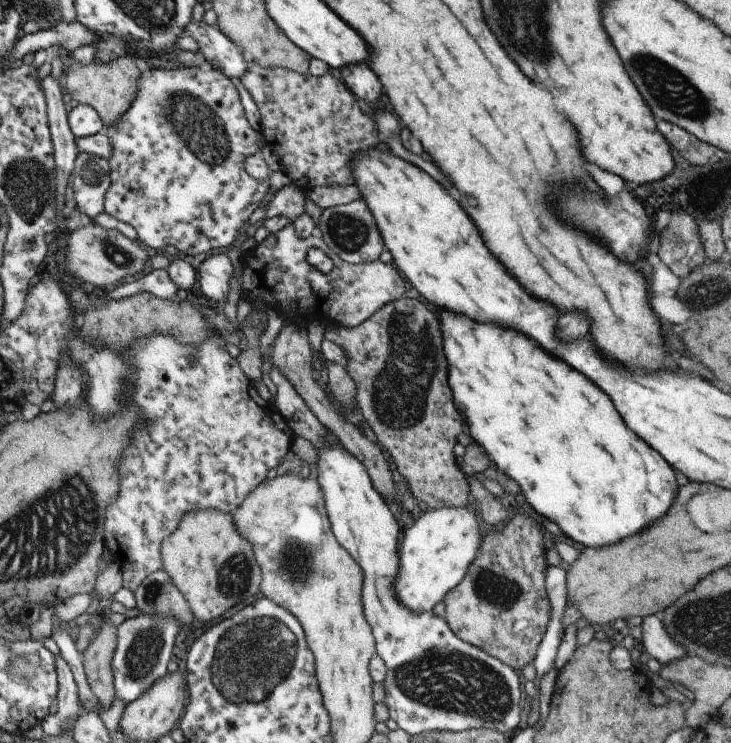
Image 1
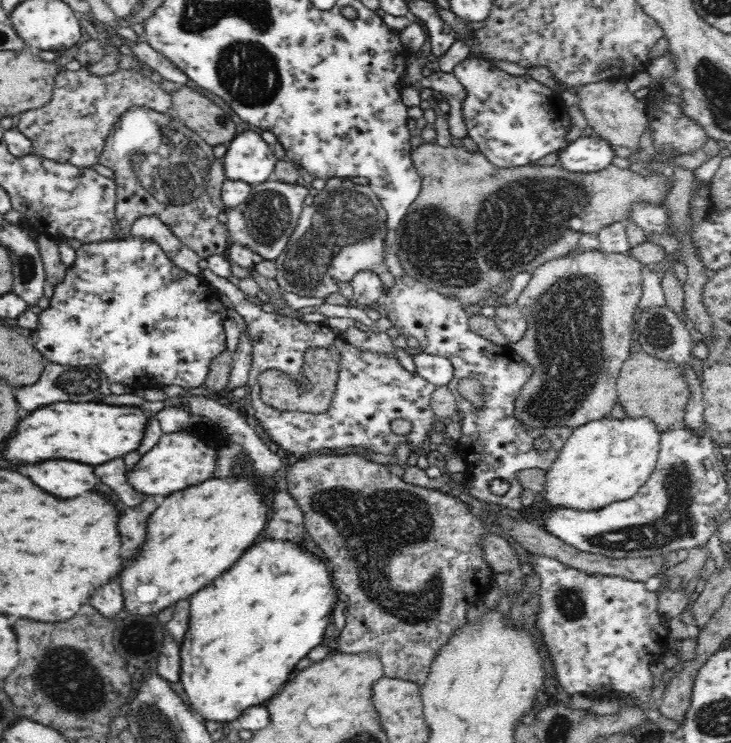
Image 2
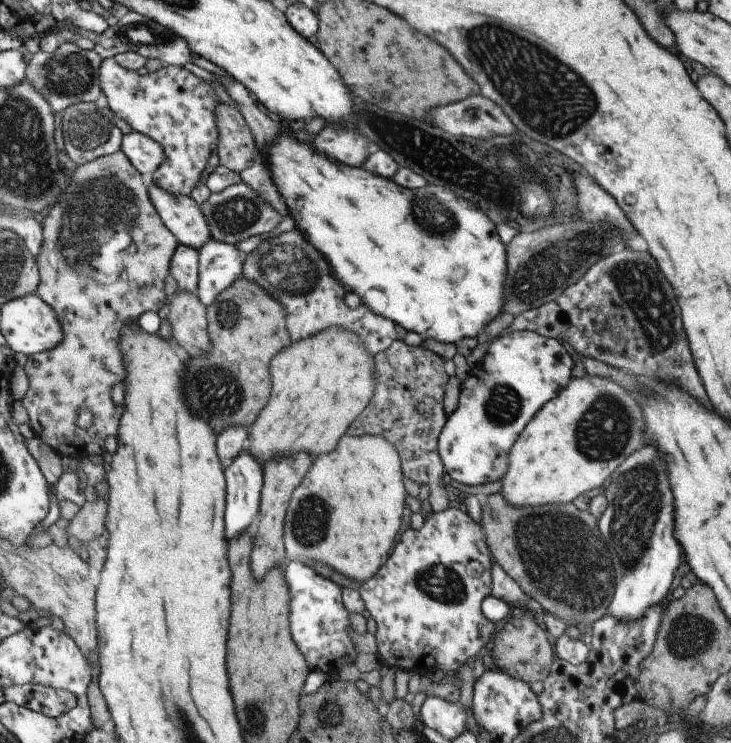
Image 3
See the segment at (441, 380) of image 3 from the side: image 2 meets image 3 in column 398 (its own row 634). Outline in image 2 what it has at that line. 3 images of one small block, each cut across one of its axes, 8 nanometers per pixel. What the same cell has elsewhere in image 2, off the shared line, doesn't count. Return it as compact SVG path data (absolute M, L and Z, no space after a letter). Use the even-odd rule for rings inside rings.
M318 455L309 460L300 460L293 466L285 466L282 474L283 487L296 500L298 507L305 514L305 530L324 552L324 556L333 571L334 586L348 603L348 612L345 614L345 627L338 633L337 652L342 654L375 652L381 660L381 664L383 664L384 676L402 678L415 682L420 687L424 686L426 680L428 680L428 674L430 674L432 660L436 658L440 648L450 640L450 636L458 628L462 628L468 622L466 614L468 614L468 608L472 605L473 597L481 597L490 586L490 582L492 582L493 570L484 559L484 549L478 543L482 536L492 533L490 526L484 520L480 520L480 516L473 514L470 507L456 496L450 496L444 491L426 490L426 488L420 488L421 486L408 484L404 482L402 477L392 474L388 466L371 462L364 455Z

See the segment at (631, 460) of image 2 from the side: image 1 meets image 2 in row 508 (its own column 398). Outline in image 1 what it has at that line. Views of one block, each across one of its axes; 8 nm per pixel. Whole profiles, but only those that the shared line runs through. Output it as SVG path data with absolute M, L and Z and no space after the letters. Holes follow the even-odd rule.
M438 508L426 511L413 526L403 530L398 544L399 573L395 577L399 603L411 611L426 612L460 584L482 542L478 517L472 508Z

